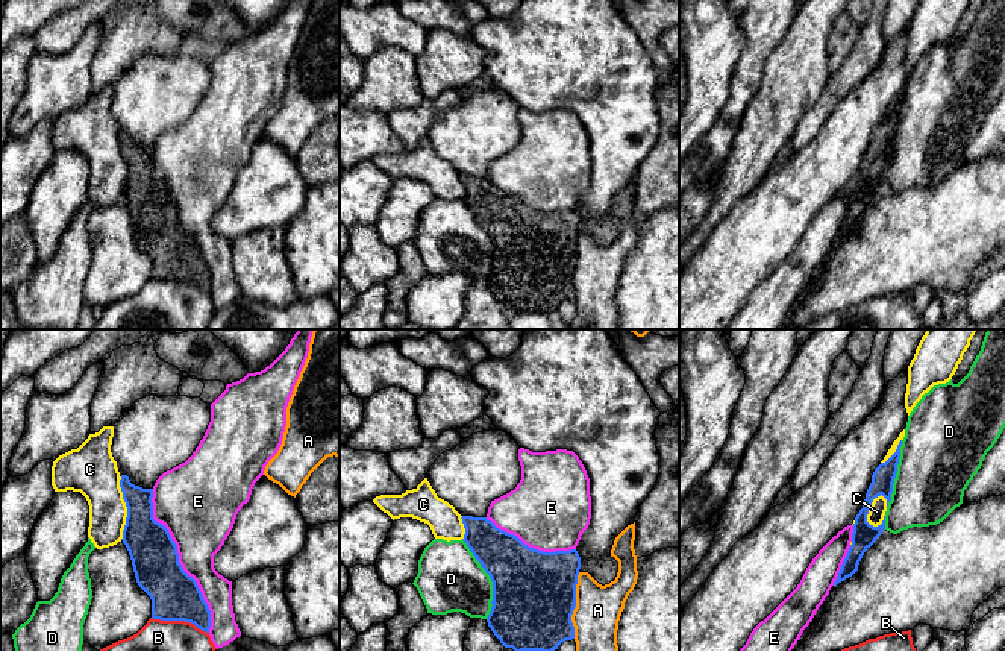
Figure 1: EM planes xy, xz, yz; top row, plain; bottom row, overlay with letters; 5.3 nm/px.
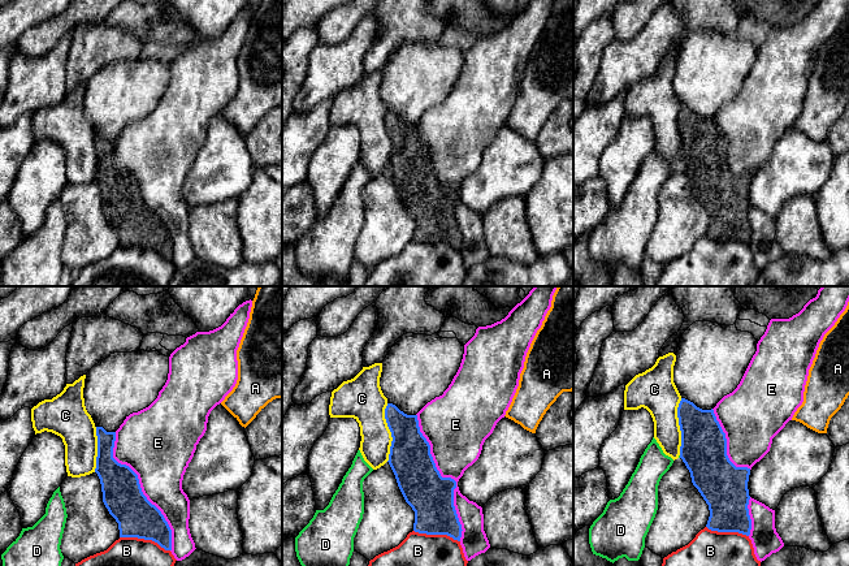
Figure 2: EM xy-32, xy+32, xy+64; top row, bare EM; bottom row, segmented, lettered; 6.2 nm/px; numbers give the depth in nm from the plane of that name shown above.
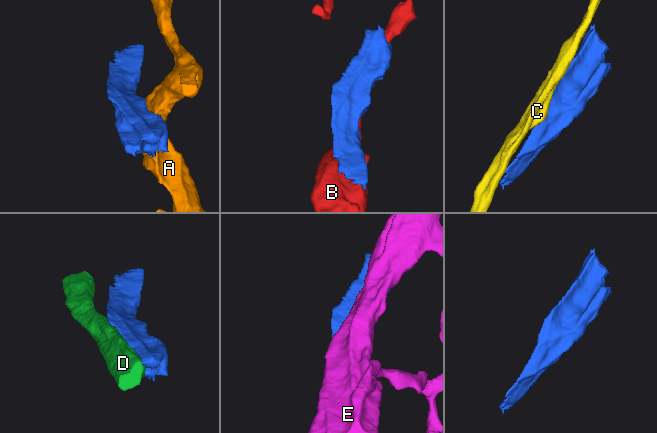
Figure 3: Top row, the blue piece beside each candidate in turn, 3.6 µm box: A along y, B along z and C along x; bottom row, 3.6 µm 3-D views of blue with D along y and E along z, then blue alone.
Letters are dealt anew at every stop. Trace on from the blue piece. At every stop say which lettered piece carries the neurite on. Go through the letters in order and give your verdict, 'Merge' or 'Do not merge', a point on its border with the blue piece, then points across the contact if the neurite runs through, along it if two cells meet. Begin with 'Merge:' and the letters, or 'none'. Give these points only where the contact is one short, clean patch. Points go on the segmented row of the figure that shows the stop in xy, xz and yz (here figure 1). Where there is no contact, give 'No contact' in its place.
Merge: none
A: Do not merge. Touches blue at xz (575, 606)
B: Do not merge. Touches blue at xy (181, 619)
C: Do not merge. Touches blue at yz (867, 510)
D: Do not merge. Touches blue at xz (490, 577)
E: Do not merge. Touches blue at xy (178, 560)

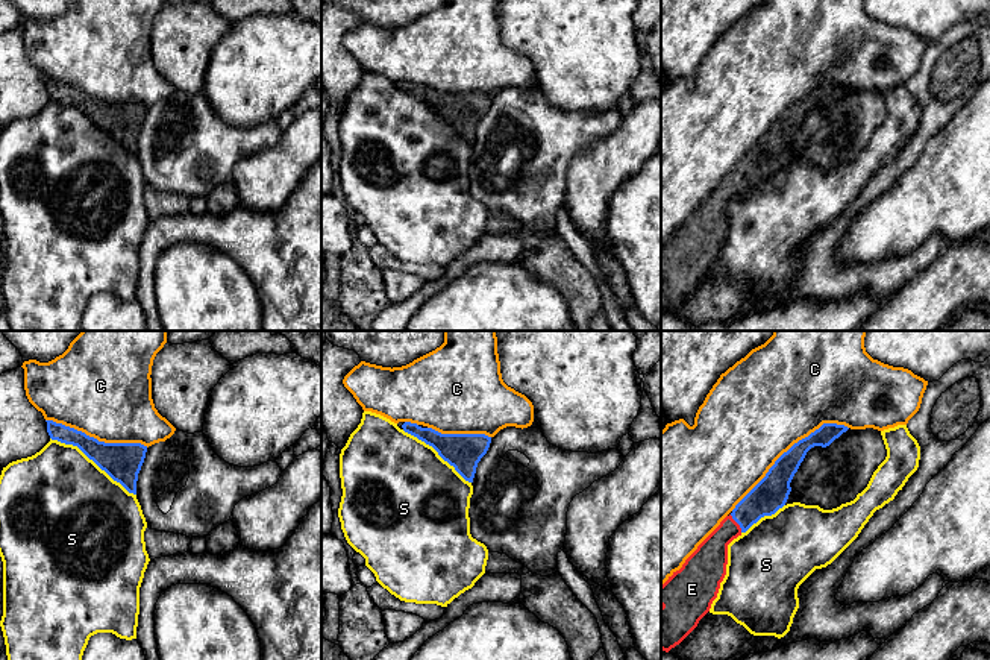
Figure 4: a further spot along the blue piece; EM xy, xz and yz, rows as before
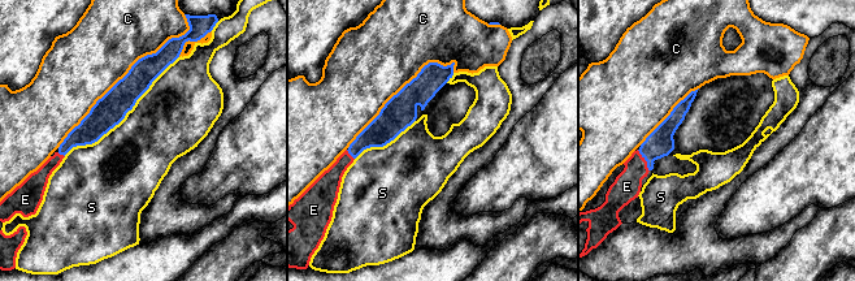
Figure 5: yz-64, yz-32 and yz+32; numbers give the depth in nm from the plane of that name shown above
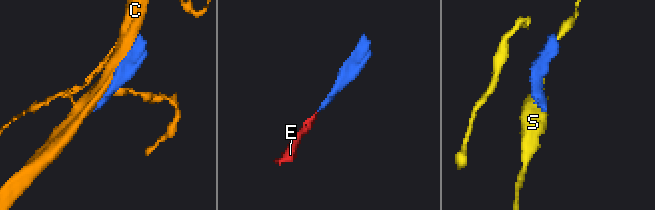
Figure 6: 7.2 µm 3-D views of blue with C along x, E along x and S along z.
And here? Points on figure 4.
Merge: E
C: Do not merge. Touches blue at yz (789, 449)
E: Merge. Touches blue at yz (737, 522). Path across: yz (770, 493), (737, 522), (716, 543), (710, 559)
S: Do not merge. Touches blue at xy (93, 460)

